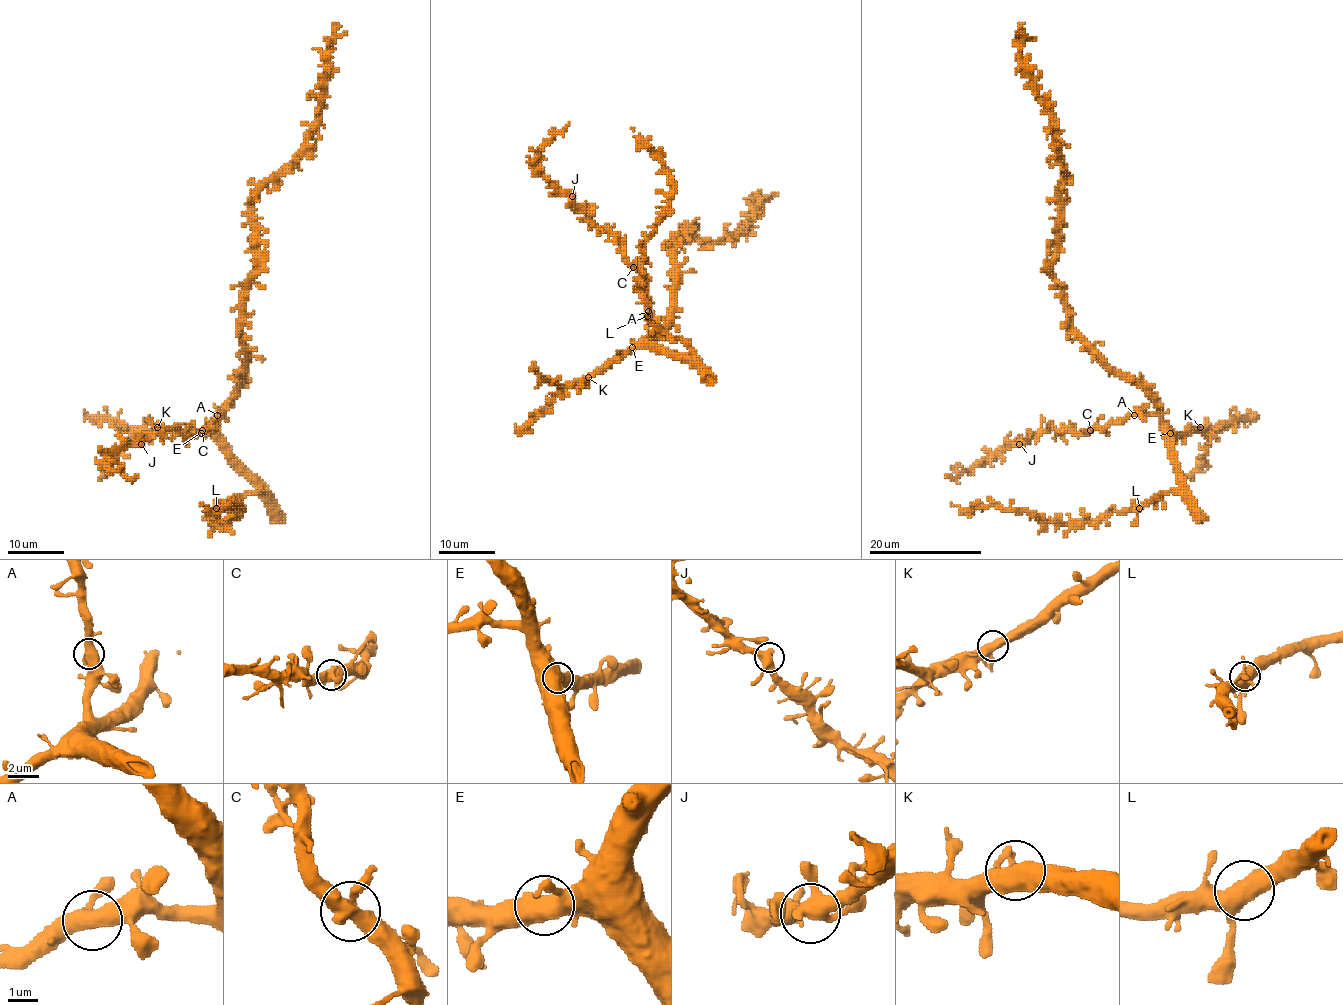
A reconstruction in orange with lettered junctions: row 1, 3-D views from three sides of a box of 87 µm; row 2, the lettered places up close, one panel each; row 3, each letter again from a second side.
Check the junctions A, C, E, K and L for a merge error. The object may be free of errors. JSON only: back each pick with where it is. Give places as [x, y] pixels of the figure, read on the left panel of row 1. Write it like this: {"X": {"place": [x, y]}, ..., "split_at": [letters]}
{"split_at": []}

